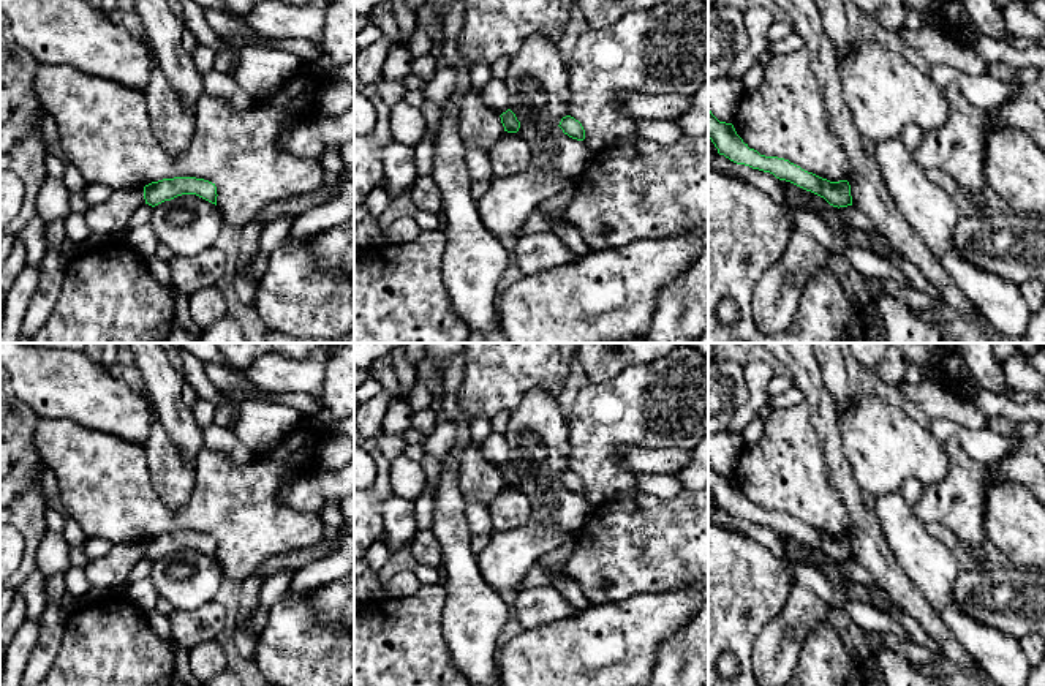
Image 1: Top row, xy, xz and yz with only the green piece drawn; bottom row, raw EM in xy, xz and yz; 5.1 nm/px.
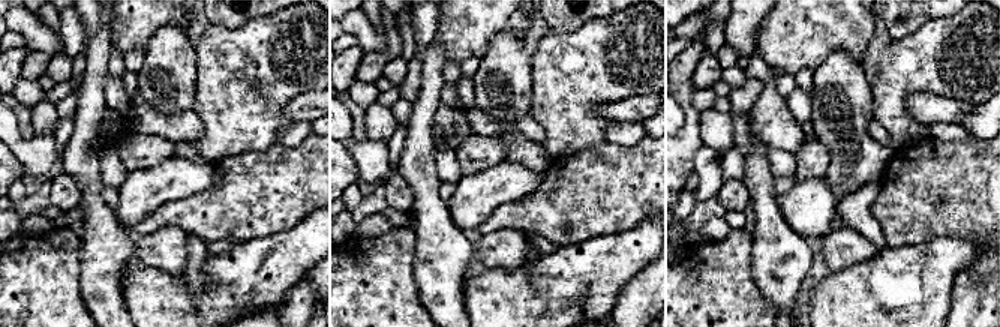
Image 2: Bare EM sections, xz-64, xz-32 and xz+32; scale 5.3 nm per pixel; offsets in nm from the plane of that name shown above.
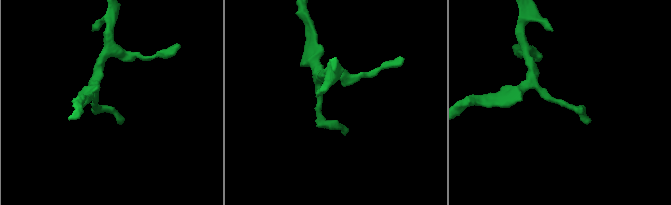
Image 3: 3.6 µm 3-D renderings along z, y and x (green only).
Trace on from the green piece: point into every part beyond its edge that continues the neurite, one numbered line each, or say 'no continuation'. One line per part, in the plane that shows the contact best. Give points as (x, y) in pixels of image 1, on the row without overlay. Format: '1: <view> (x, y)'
no continuation

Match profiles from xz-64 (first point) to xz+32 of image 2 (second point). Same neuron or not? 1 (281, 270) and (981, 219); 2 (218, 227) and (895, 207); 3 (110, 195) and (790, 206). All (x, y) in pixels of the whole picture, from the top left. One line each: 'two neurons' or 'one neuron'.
1: two neurons
2: one neuron
3: two neurons

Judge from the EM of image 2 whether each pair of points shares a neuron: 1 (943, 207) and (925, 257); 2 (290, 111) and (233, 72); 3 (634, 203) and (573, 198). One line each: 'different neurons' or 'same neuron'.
1: different neurons
2: different neurons
3: same neuron

